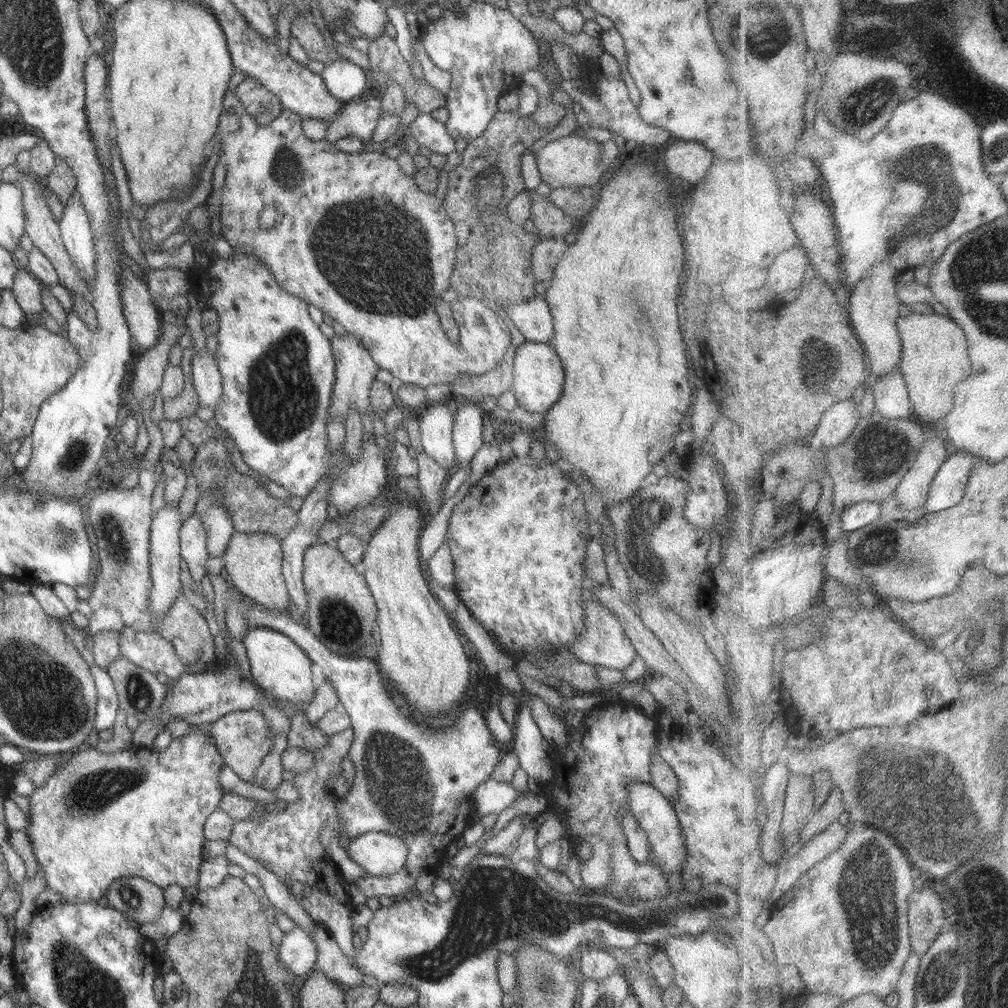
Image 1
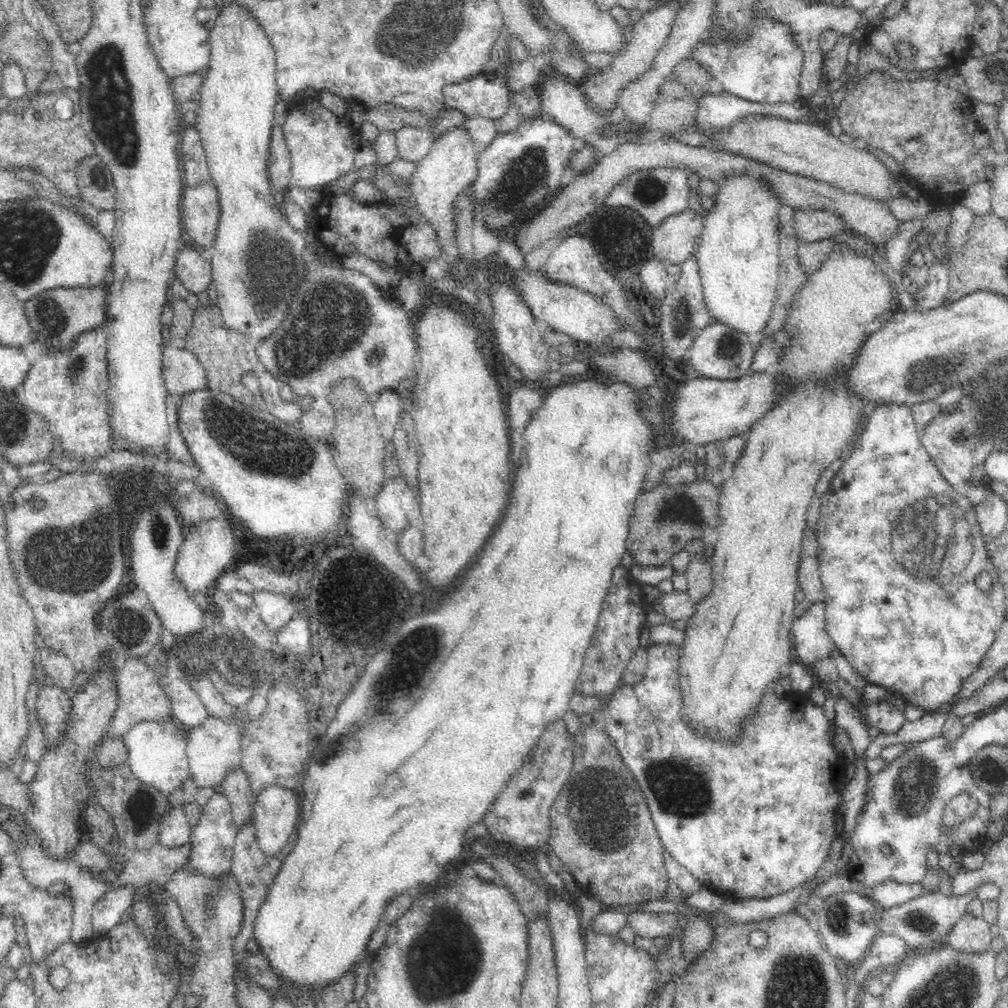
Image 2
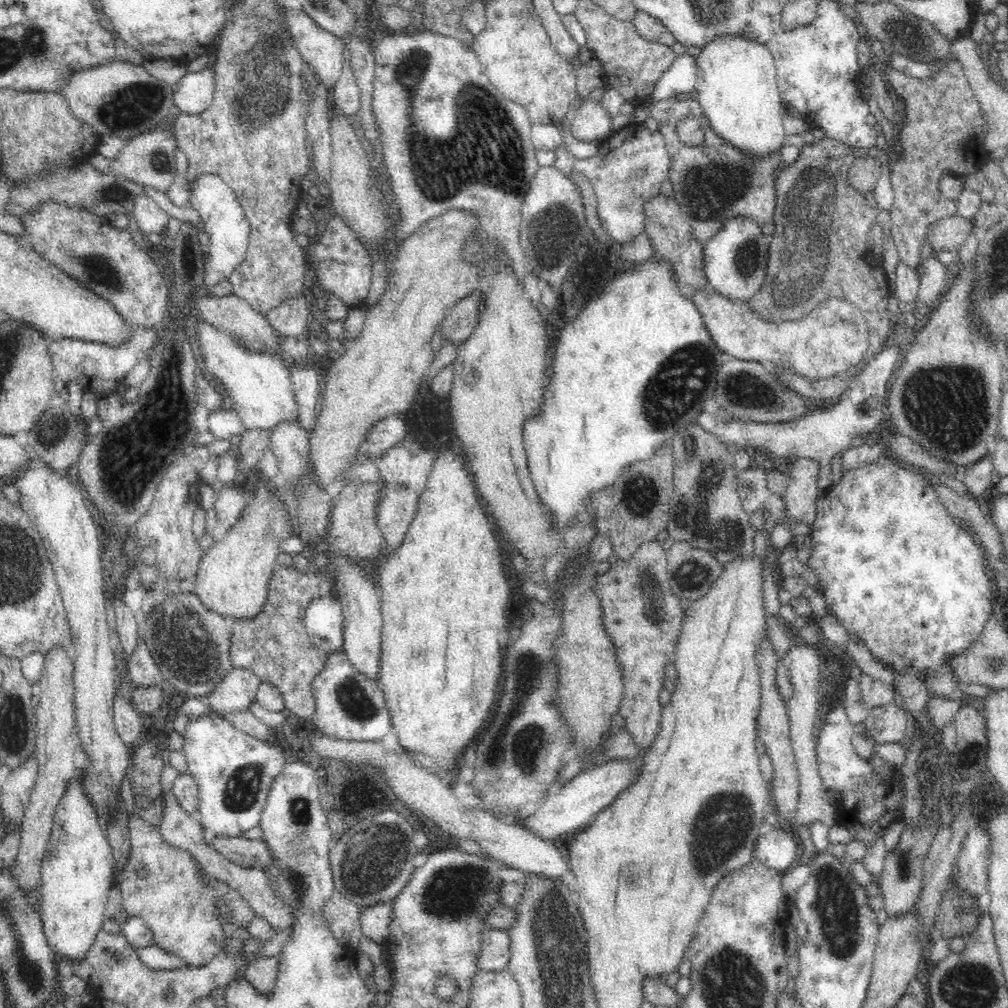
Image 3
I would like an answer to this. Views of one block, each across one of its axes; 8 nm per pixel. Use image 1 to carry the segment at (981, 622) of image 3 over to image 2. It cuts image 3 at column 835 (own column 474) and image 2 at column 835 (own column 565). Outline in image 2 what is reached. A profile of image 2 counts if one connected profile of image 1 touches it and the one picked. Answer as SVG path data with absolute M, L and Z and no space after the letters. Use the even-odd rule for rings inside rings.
M880 404L862 422L862 429L854 442L850 458L831 480L828 492L819 499L817 525L817 559L820 579L825 590L825 627L835 648L842 652L849 664L868 684L874 684L894 692L900 692L908 702L920 706L925 712L936 710L942 704L954 700L966 678L976 672L982 658L996 640L1002 623L1006 620L1005 585L995 570L987 551L987 543L980 535L975 515L975 505L965 495L956 492L942 477L930 454L921 442L921 430L917 427L910 405ZM983 572L992 577L990 590L982 592L976 586L976 578Z

